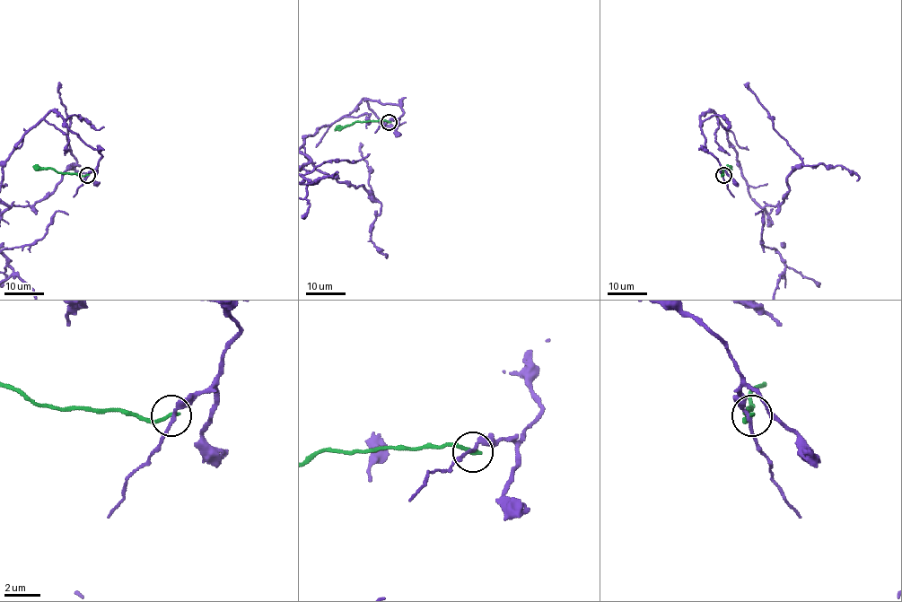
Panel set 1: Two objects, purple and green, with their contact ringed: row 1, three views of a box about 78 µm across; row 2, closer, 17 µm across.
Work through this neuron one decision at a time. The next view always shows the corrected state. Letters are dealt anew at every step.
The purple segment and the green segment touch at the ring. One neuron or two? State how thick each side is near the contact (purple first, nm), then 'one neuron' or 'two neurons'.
190 nm thick on the purple side, 240 nm on the other; two neurons

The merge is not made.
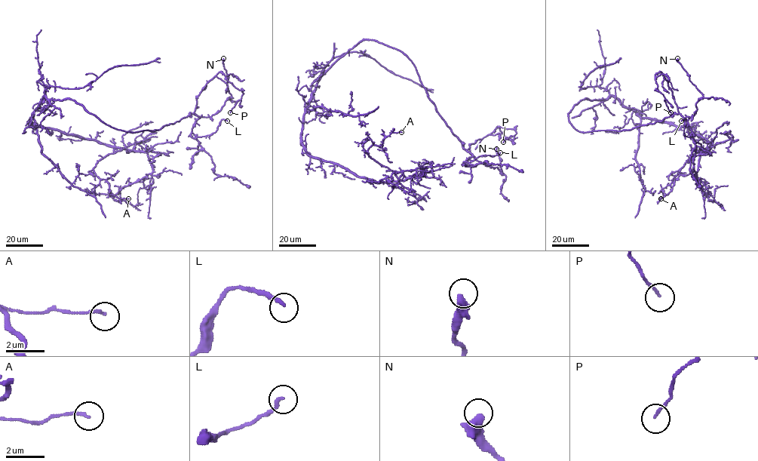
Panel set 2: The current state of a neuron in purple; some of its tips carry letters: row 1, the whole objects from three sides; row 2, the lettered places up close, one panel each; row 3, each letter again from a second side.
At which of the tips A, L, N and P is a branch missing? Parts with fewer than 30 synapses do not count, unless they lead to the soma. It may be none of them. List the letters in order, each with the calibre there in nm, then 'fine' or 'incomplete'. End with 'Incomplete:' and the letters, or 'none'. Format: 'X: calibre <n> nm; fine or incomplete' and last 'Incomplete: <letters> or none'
A: calibre 130 nm; fine
L: calibre 180 nm; fine
N: calibre 500 nm; fine
P: calibre 110 nm; fine
Incomplete: none

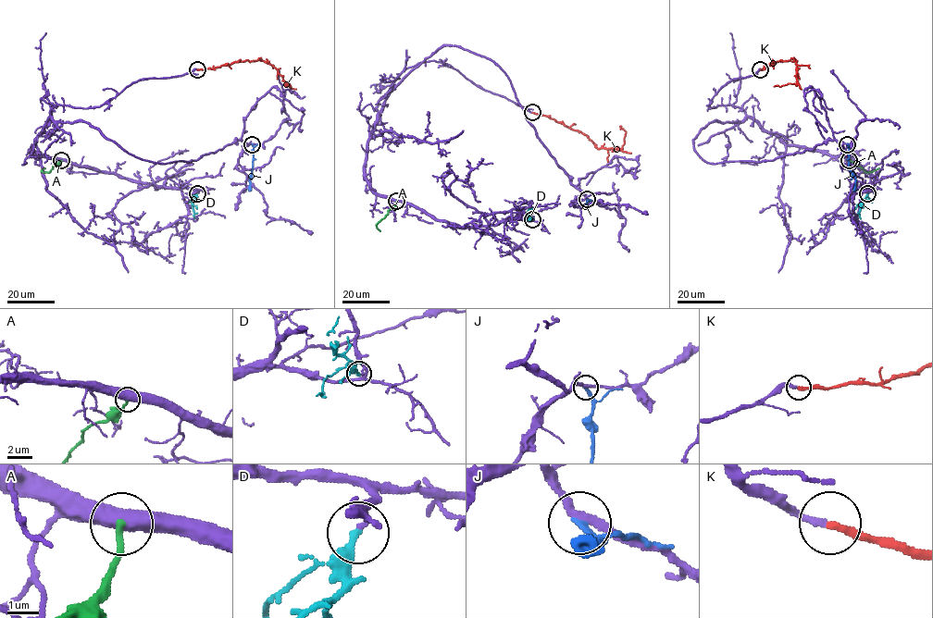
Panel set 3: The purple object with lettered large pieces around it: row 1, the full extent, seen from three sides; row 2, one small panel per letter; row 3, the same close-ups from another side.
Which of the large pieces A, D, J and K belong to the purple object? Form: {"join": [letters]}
{"join": ["K"]}

